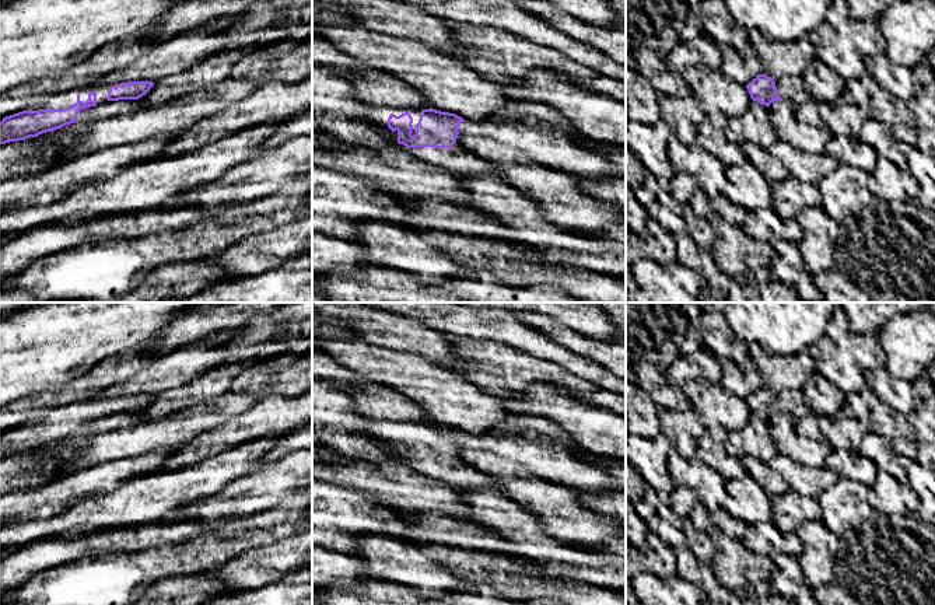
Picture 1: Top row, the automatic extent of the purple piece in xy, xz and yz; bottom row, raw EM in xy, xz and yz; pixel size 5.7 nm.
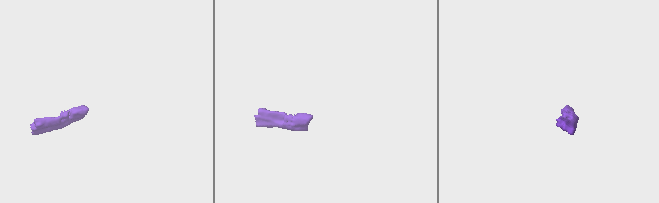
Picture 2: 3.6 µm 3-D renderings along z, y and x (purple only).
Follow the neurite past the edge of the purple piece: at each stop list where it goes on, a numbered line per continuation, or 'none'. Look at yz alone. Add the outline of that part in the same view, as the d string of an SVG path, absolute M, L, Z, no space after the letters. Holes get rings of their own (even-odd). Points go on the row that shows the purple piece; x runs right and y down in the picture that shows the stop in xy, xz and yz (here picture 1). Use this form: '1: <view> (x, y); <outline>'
1: yz (791, 88); M781 76L774 83L780 97L789 102L794 109L810 99L810 95L805 90L802 76Z

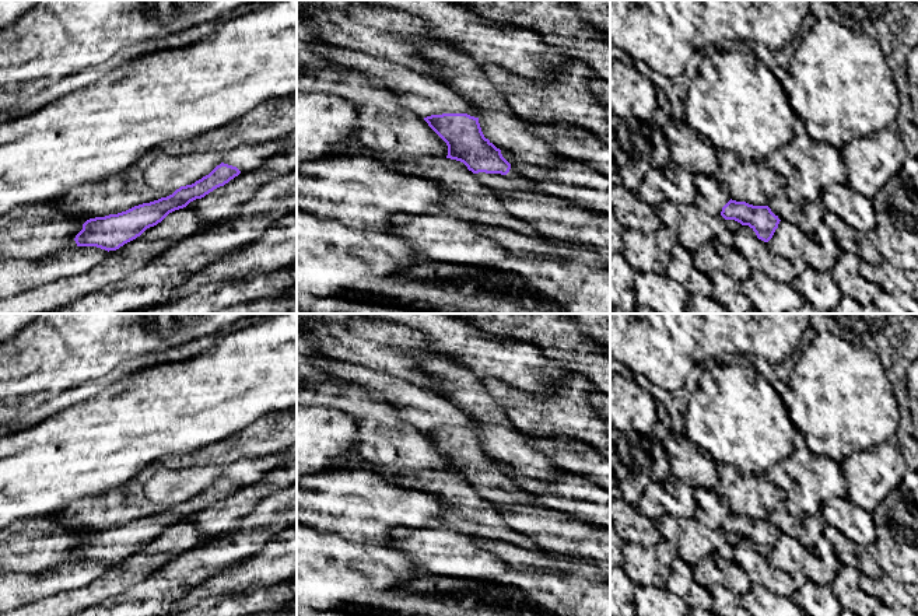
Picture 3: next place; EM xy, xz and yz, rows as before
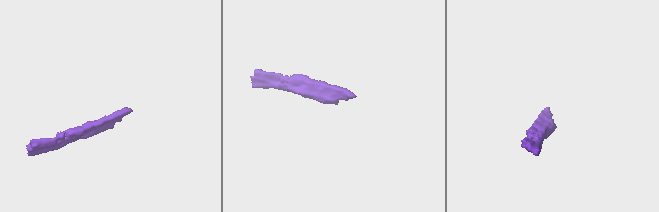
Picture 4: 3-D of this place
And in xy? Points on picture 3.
none

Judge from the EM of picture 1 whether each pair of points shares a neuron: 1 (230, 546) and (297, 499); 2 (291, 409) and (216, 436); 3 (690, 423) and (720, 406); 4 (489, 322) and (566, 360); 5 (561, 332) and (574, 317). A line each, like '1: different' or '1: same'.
1: same
2: same
3: different
4: same
5: different

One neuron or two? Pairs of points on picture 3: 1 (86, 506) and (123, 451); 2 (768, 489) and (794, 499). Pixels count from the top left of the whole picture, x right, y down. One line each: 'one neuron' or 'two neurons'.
1: two neurons
2: two neurons

